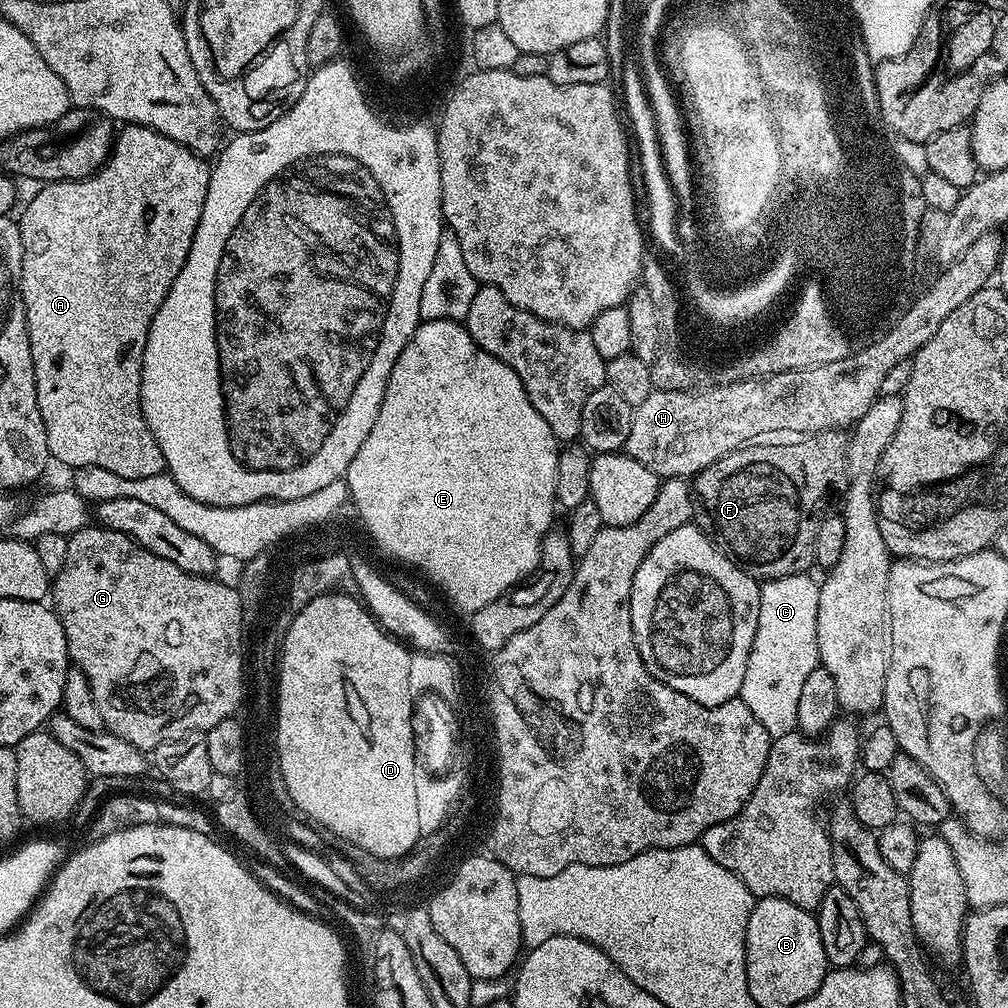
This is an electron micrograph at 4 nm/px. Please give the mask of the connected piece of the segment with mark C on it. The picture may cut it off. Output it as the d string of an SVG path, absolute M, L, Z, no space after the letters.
M797 574L783 576L777 580L766 580L760 584L760 609L758 626L754 634L752 649L746 662L746 676L742 678L739 699L750 706L754 718L766 726L774 738L797 731L798 698L801 697L802 685L810 672L820 664L818 654L818 594L820 584L811 580L811 575Z

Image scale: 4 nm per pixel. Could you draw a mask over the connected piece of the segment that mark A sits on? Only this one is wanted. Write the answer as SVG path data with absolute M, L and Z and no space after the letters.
M128 124L121 128L124 129L121 132L119 129L108 159L97 172L91 176L85 176L82 180L58 180L45 183L41 187L44 189L33 194L32 201L24 208L24 213L18 216L24 247L20 293L24 299L26 326L34 362L38 410L46 426L49 457L55 463L57 460L60 464L69 464L69 469L72 470L101 468L110 470L110 474L119 474L122 478L137 480L158 476L165 471L162 450L158 450L158 442L154 442L154 434L150 434L150 426L146 426L146 418L142 414L140 405L142 358L146 350L146 338L150 334L154 314L158 314L166 294L170 294L170 286L174 286L174 278L178 278L190 254L190 246L194 242L198 218L202 218L202 206L206 202L212 174L209 161L205 157L196 155L186 146L166 138L162 133L146 128L142 124Z

